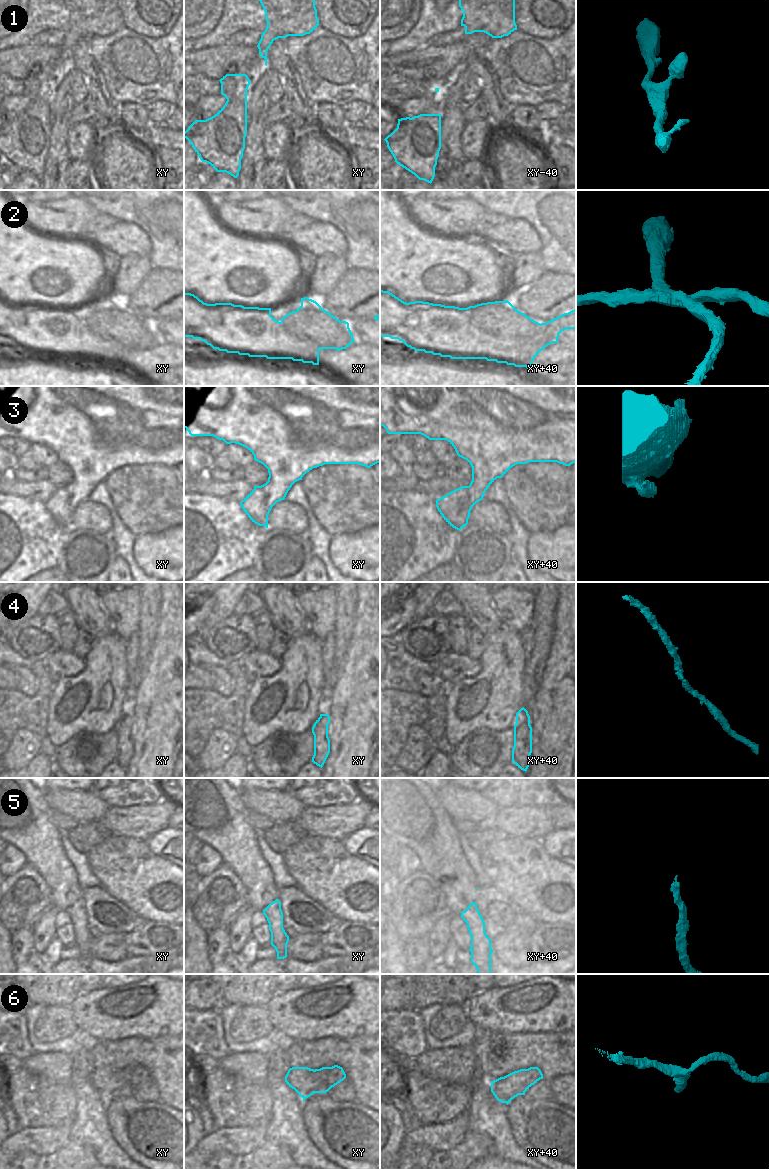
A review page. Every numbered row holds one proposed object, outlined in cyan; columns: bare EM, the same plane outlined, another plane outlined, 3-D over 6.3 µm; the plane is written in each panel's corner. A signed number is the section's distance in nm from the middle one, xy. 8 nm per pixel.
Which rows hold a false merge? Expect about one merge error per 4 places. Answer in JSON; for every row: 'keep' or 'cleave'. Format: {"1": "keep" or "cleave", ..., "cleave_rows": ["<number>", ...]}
{"1": "keep", "2": "cleave", "3": "keep", "4": "keep", "5": "cleave", "6": "cleave", "cleave_rows": ["2", "5", "6"]}

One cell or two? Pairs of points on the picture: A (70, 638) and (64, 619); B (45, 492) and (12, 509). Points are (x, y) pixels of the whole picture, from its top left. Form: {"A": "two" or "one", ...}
{"A": "one", "B": "two"}

